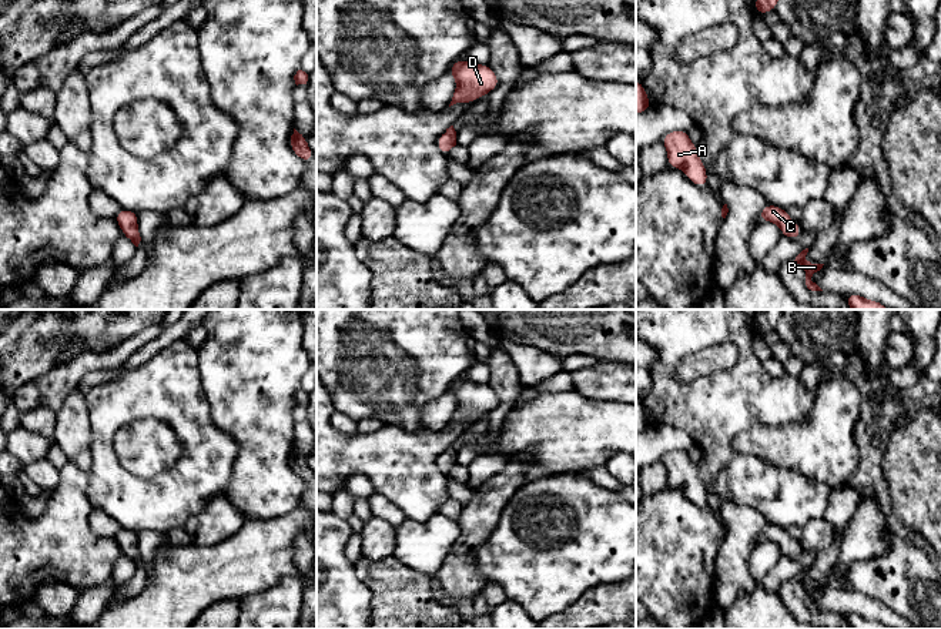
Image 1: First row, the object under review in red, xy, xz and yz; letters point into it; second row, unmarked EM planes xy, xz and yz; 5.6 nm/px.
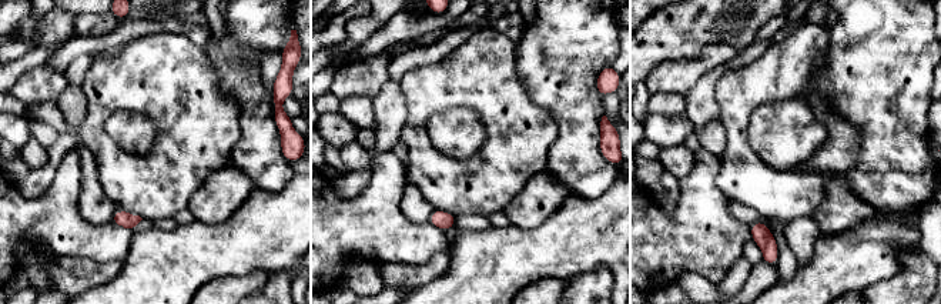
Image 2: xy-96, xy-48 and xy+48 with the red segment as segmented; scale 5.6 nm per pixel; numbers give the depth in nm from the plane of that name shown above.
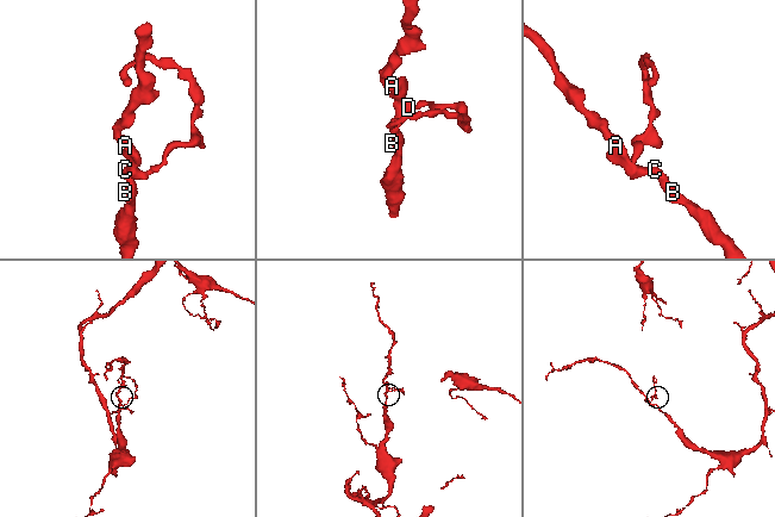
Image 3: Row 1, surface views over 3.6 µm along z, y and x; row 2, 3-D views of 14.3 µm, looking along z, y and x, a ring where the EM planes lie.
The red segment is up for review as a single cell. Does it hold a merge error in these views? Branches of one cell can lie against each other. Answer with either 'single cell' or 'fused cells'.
single cell

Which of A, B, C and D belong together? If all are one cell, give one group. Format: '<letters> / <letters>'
A B C D

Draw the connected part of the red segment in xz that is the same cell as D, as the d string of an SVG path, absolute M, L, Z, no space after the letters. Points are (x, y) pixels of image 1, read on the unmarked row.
M462 378L452 384L448 394L456 398L456 409L449 426L456 422L473 424L478 416L488 415L500 402L488 384L475 384Z

